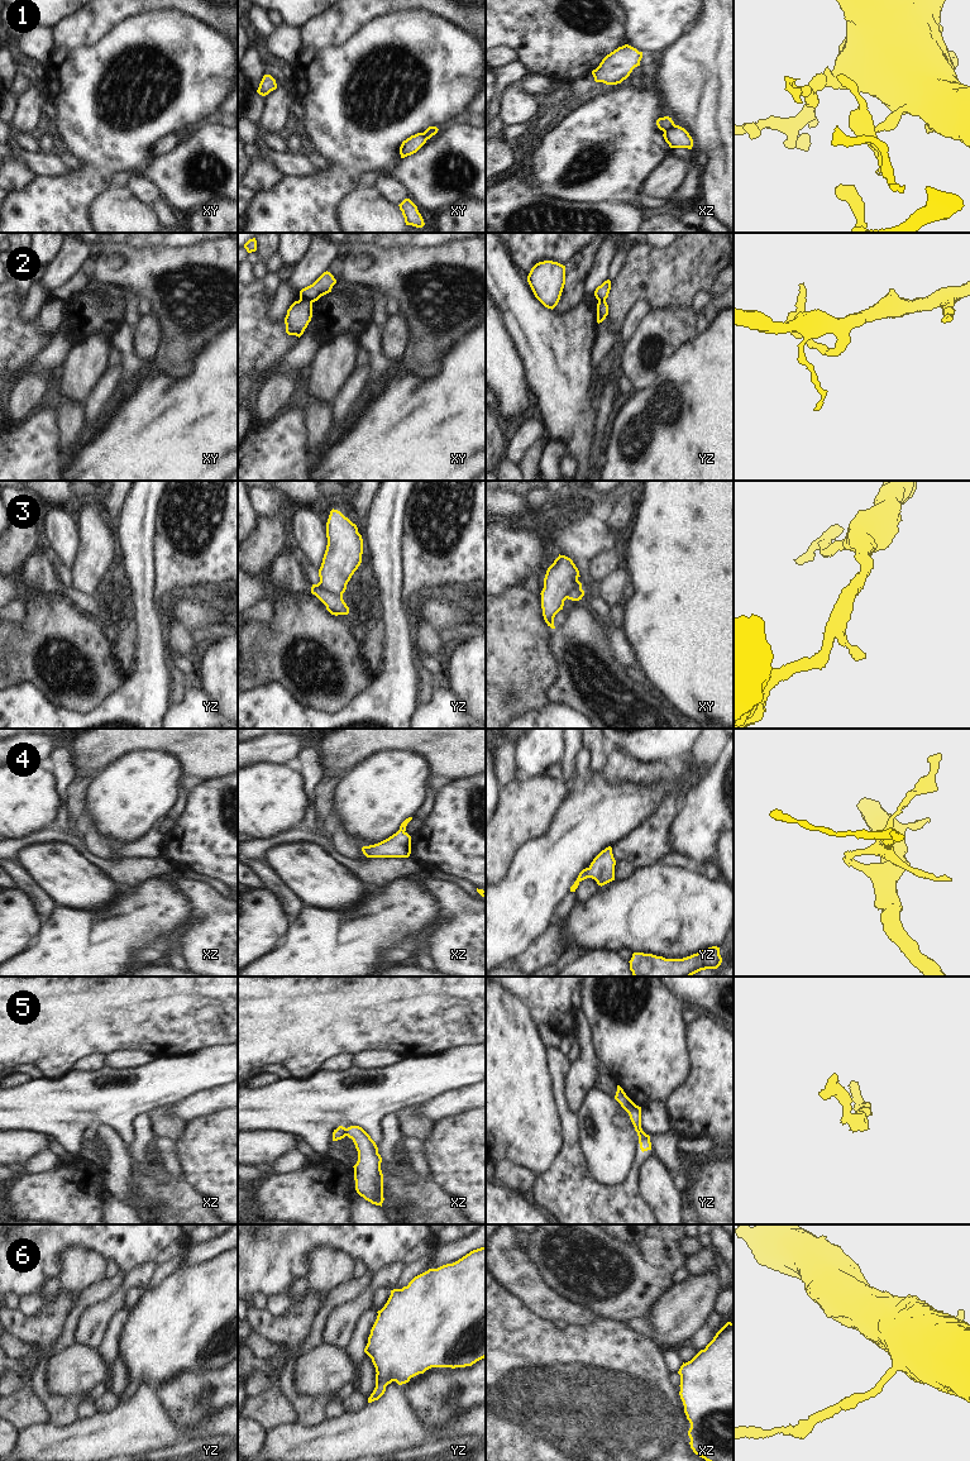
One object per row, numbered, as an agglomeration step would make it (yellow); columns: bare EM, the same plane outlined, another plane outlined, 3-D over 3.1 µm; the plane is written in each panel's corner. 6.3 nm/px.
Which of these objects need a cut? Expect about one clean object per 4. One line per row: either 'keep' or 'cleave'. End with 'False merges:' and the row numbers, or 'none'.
1: cleave
2: cleave
3: cleave
4: keep
5: cleave
6: keep
False merges: 1, 2, 3, 5

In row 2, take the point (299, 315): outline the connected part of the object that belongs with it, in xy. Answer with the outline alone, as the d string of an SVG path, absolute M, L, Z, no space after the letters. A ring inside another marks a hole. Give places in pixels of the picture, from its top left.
M306 299L295 301L287 310L285 317L286 333L301 336L312 317L312 302Z

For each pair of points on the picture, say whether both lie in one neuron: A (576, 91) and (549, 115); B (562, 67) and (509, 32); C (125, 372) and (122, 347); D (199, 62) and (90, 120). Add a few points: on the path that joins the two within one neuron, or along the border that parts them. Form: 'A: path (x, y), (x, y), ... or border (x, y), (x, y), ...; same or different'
A: path (569, 96), (555, 109); same
B: path (549, 55), (526, 32), (521, 32); same
C: path (125, 366), (125, 353); same
D: path (182, 94), (156, 123), (128, 134), (122, 134); same

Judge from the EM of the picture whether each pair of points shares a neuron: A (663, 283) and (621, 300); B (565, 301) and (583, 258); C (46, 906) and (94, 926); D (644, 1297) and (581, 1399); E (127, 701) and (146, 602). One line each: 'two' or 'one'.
A: one
B: one
C: two
D: two
E: one

